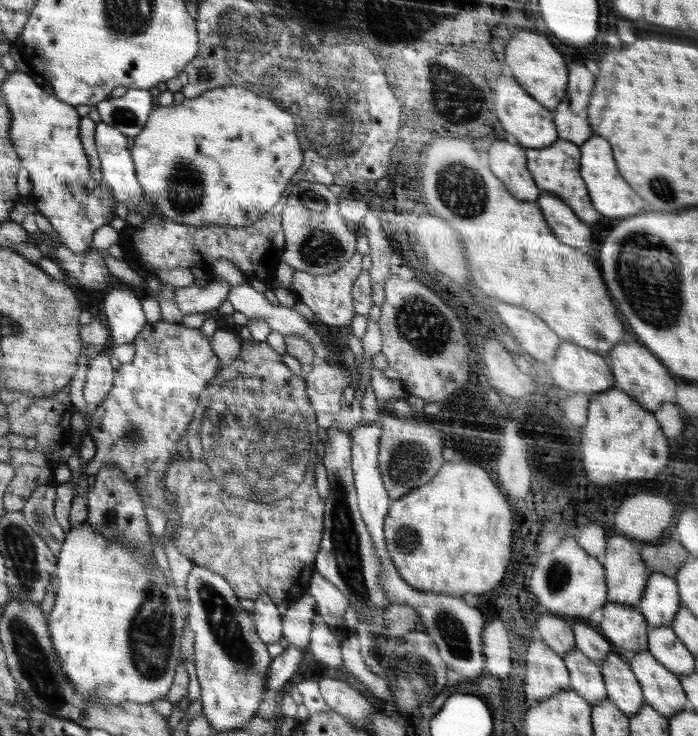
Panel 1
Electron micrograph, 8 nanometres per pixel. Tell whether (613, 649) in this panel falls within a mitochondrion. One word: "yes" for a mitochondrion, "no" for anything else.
no

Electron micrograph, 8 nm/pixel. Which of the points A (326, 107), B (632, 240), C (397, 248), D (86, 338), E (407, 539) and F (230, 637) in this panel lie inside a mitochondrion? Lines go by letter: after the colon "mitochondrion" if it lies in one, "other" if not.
A: mitochondrion
B: other
C: other
D: other
E: mitochondrion
F: mitochondrion

